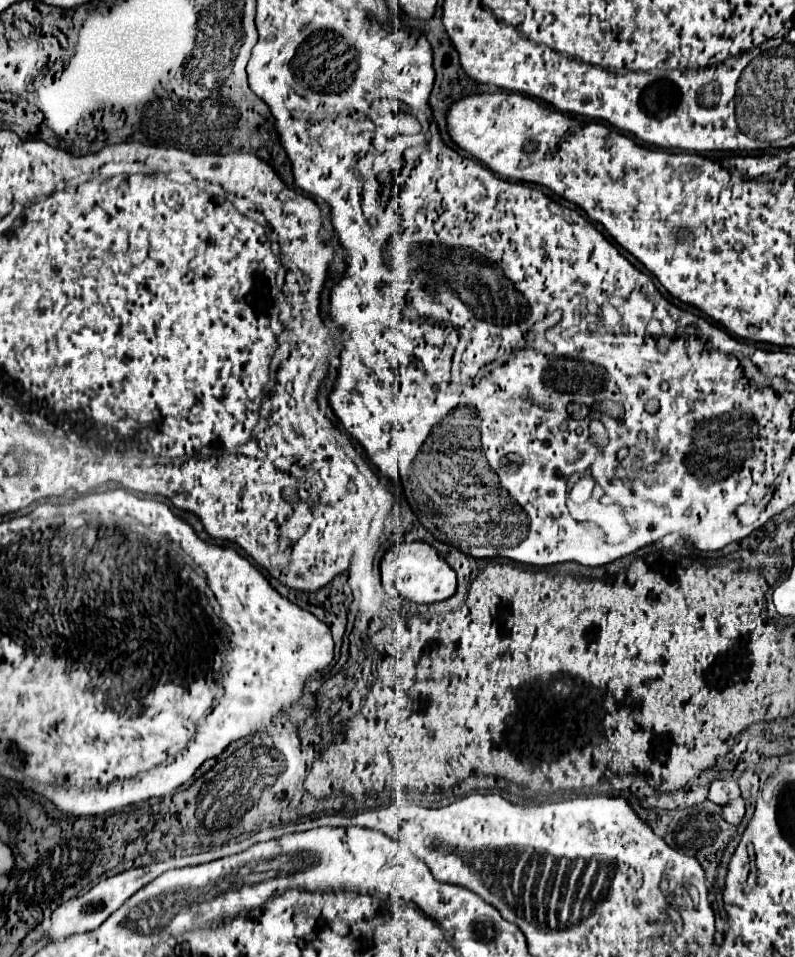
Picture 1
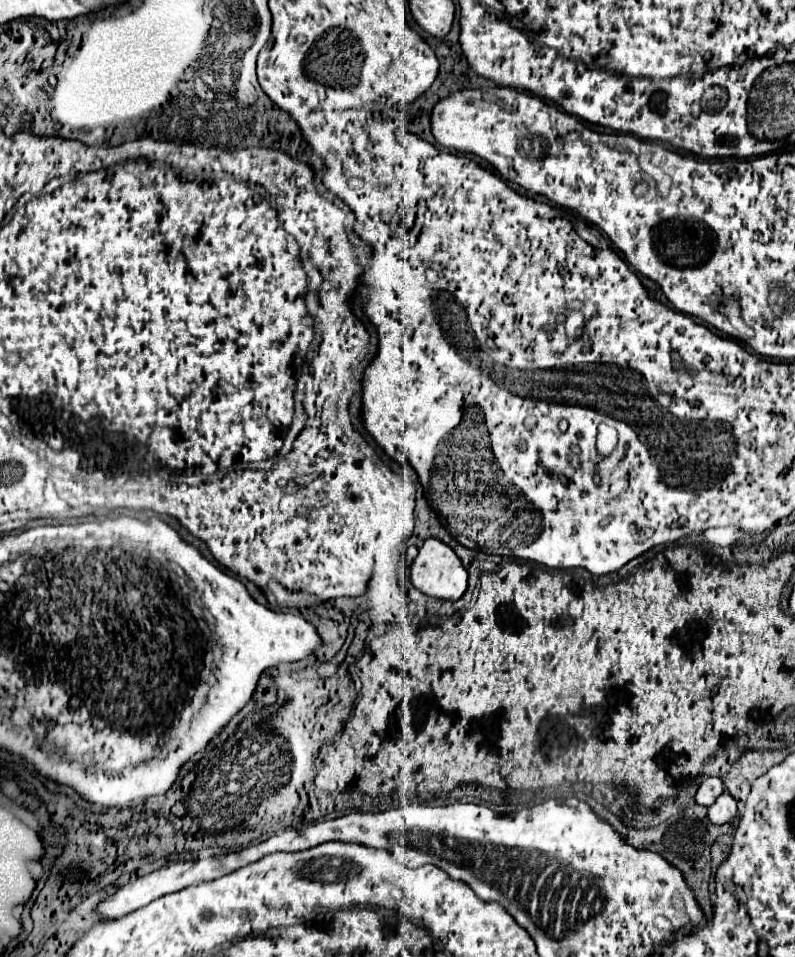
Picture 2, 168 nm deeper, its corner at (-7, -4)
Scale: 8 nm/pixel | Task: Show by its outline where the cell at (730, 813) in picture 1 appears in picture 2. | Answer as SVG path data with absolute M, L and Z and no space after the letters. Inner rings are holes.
M720 794L716 798L716 802L708 808L708 818L710 822L714 824L726 824L730 822L734 816L738 814L738 808L736 808L736 800L730 798L730 794Z

